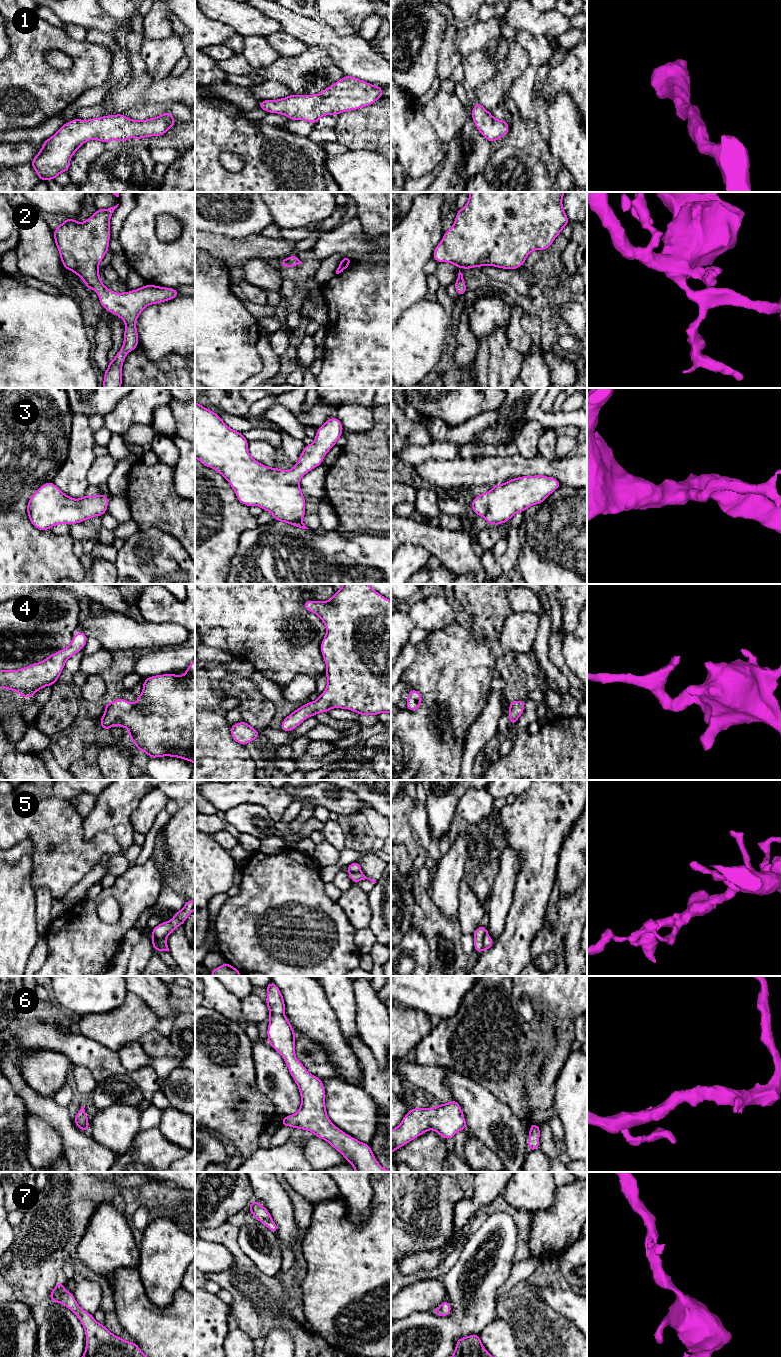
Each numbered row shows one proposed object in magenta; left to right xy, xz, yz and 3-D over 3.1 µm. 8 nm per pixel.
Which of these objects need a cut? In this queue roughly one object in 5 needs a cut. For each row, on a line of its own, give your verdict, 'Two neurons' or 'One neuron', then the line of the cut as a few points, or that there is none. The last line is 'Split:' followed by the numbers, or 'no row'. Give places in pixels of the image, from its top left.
1: One neuron. No split
2: One neuron. No split
3: One neuron. No split
4: One neuron. No split
5: Two neurons. Split along xy (165, 937), (154, 940), (155, 950)
6: One neuron. No split
7: One neuron. No split
Split: 5

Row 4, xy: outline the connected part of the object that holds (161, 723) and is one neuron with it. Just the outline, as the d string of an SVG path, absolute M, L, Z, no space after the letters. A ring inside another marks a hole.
M195 659L186 670L184 675L168 673L146 678L136 703L118 698L104 704L102 729L110 730L115 724L127 728L137 749L147 753L150 759L170 756L195 765Z

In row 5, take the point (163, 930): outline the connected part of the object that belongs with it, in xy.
M186 900L182 910L175 911L170 921L162 922L152 929L152 946L156 951L154 940L167 938L178 926L184 924L188 916L195 910L195 901Z

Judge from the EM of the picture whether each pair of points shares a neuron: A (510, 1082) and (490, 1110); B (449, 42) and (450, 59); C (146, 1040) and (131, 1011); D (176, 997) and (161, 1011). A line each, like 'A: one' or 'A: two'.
A: two
B: one
C: two
D: two

